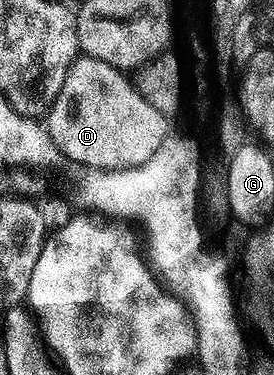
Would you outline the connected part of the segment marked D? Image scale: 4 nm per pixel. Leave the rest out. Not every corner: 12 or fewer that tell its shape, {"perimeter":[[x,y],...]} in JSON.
{"perimeter":[[85,55],[44,117],[86,169],[136,167],[168,136],[121,70]]}

